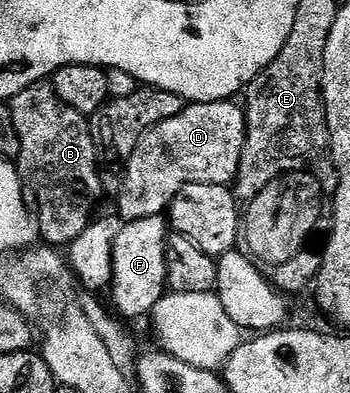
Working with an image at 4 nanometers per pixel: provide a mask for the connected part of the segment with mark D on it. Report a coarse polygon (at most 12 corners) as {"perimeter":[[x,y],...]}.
{"perimeter":[[236,101],[189,102],[148,128],[119,214],[164,215],[188,183],[239,176]]}

